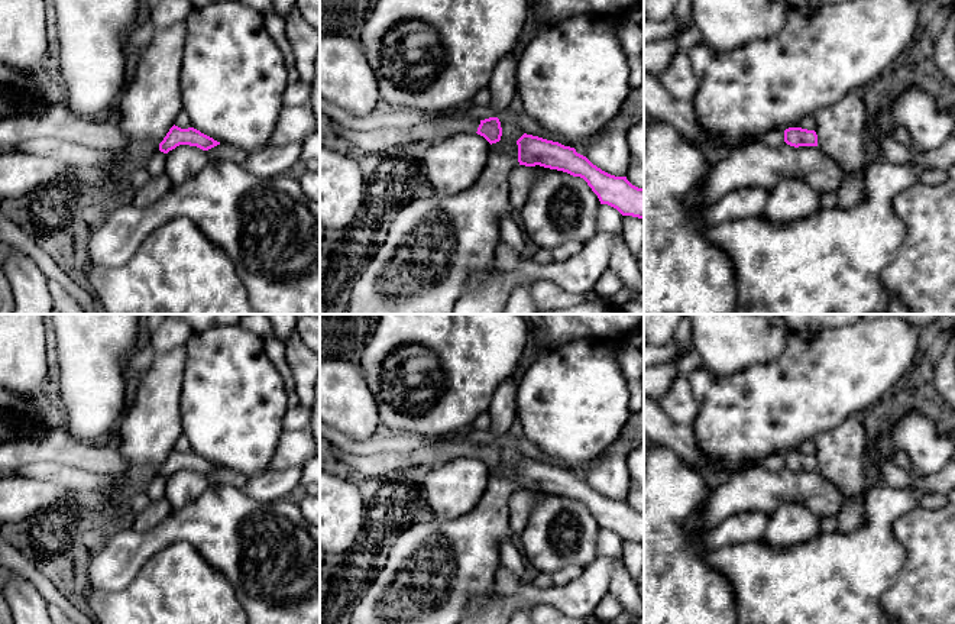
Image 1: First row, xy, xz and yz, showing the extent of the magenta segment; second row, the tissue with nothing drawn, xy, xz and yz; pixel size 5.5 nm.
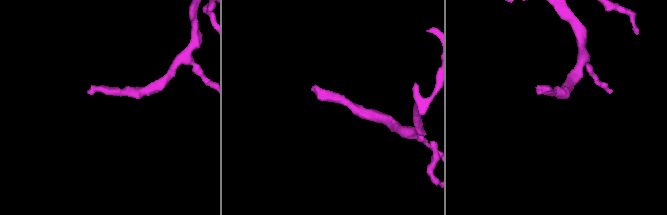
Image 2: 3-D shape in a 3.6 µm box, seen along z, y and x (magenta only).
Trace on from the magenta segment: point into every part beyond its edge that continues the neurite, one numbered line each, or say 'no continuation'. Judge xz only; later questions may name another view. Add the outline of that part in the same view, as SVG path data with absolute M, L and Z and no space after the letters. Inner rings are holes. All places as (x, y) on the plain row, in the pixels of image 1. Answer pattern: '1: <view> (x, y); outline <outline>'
1: xz (444, 450); outline M451 437L438 440L430 446L418 447L404 455L408 458L411 466L434 468L457 458L476 458L479 449L480 444L478 443Z

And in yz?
no continuation

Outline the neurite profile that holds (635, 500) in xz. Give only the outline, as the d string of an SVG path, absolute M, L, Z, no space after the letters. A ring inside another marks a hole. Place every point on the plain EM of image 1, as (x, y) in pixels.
M634 488L629 491L629 495L627 498L627 504L638 511L638 513L644 513L644 491L640 488Z

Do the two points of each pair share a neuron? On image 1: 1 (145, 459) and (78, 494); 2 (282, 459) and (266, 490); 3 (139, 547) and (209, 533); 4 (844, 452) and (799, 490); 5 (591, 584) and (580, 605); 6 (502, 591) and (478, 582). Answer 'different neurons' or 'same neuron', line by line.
1: different neurons
2: different neurons
3: same neuron
4: different neurons
5: same neuron
6: different neurons

